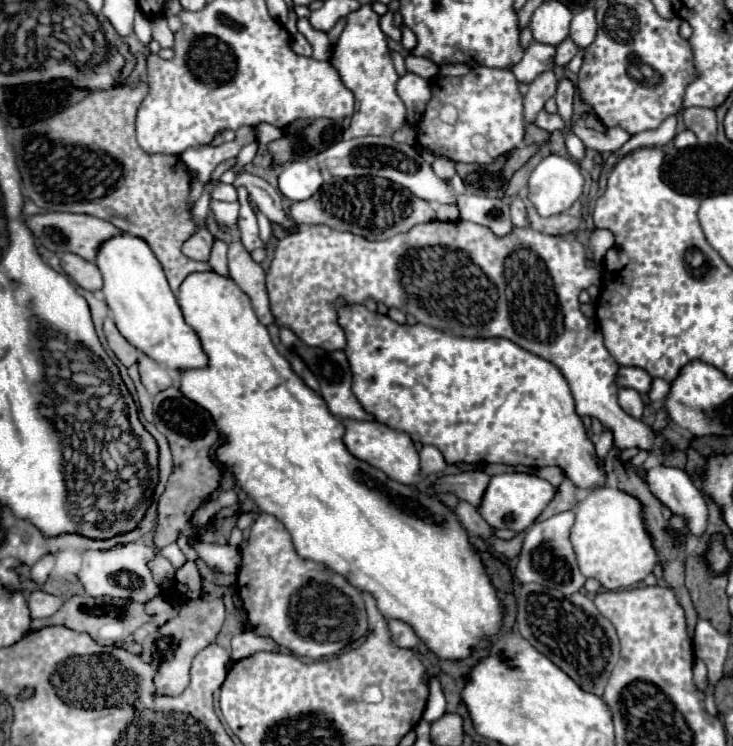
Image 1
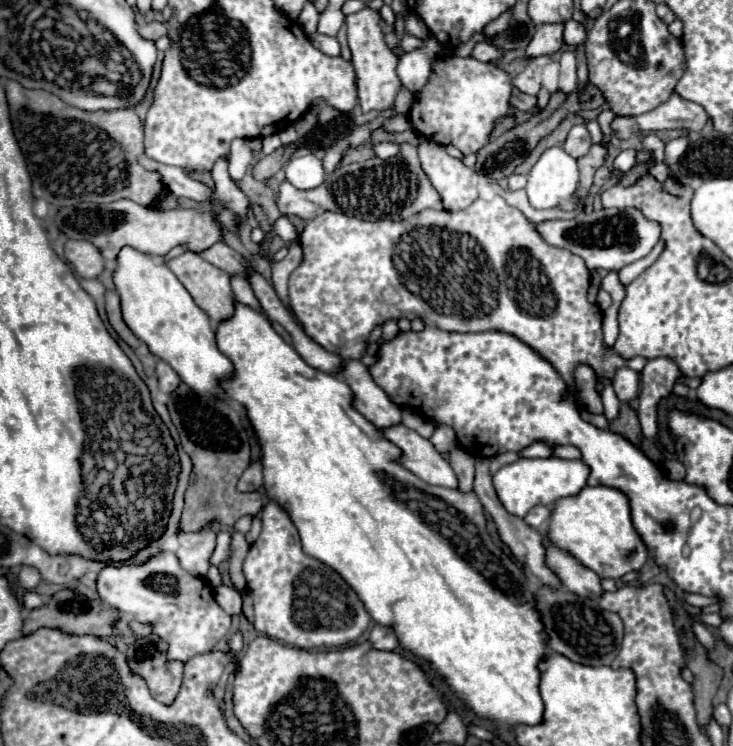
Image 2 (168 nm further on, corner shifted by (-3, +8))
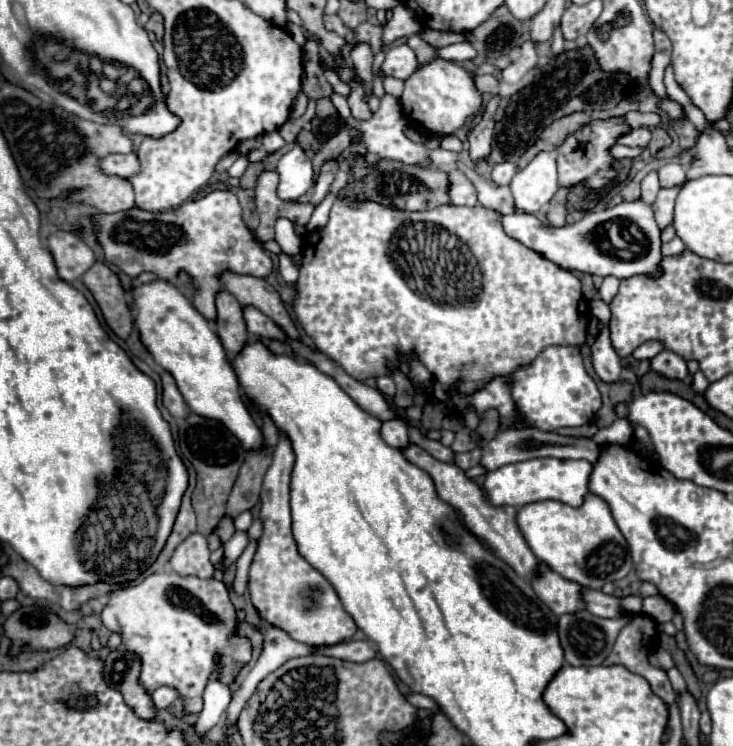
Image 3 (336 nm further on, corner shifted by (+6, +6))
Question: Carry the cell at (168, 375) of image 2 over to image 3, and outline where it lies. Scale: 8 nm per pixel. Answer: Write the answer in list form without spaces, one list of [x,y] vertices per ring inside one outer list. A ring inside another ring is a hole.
[[[161,372],[161,384],[163,384],[163,406],[175,416],[175,418],[185,418],[187,406],[183,396],[177,390],[175,378],[169,372]]]

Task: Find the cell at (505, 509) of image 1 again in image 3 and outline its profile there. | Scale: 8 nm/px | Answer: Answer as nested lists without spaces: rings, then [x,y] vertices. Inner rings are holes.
[[[533,458],[527,462],[515,462],[487,472],[485,492],[493,506],[525,506],[527,502],[559,500],[569,506],[581,506],[587,494],[587,482],[591,464],[587,460],[559,460],[559,458]]]

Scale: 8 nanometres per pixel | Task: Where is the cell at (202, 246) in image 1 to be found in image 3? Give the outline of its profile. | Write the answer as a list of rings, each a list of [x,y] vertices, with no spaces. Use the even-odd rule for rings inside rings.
[[[225,270],[219,276],[225,290],[229,290],[241,306],[255,306],[263,314],[267,314],[275,324],[279,324],[287,336],[299,338],[299,330],[295,328],[291,316],[287,314],[285,306],[281,304],[279,294],[271,284],[267,284],[263,278],[255,278],[249,274],[237,274],[231,270]]]

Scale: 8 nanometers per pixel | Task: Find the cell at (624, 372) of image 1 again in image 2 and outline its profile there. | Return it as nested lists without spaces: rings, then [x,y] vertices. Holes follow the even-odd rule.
[[[652,358],[644,366],[638,418],[640,418],[642,434],[646,438],[656,436],[656,404],[660,402],[660,398],[672,392],[680,376],[682,372],[672,358]]]

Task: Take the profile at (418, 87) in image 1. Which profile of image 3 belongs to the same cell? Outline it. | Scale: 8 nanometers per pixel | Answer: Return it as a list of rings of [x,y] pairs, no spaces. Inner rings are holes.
[[[407,44],[397,46],[397,48],[389,48],[385,62],[381,66],[385,76],[393,76],[399,80],[407,80],[417,68],[419,68],[417,54]]]

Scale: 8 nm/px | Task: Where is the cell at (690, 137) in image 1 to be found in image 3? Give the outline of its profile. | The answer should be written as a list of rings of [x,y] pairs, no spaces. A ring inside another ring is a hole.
[[[651,170],[645,180],[641,182],[641,200],[645,204],[653,204],[655,198],[657,198],[657,192],[659,192],[659,180],[657,180],[657,170]]]

